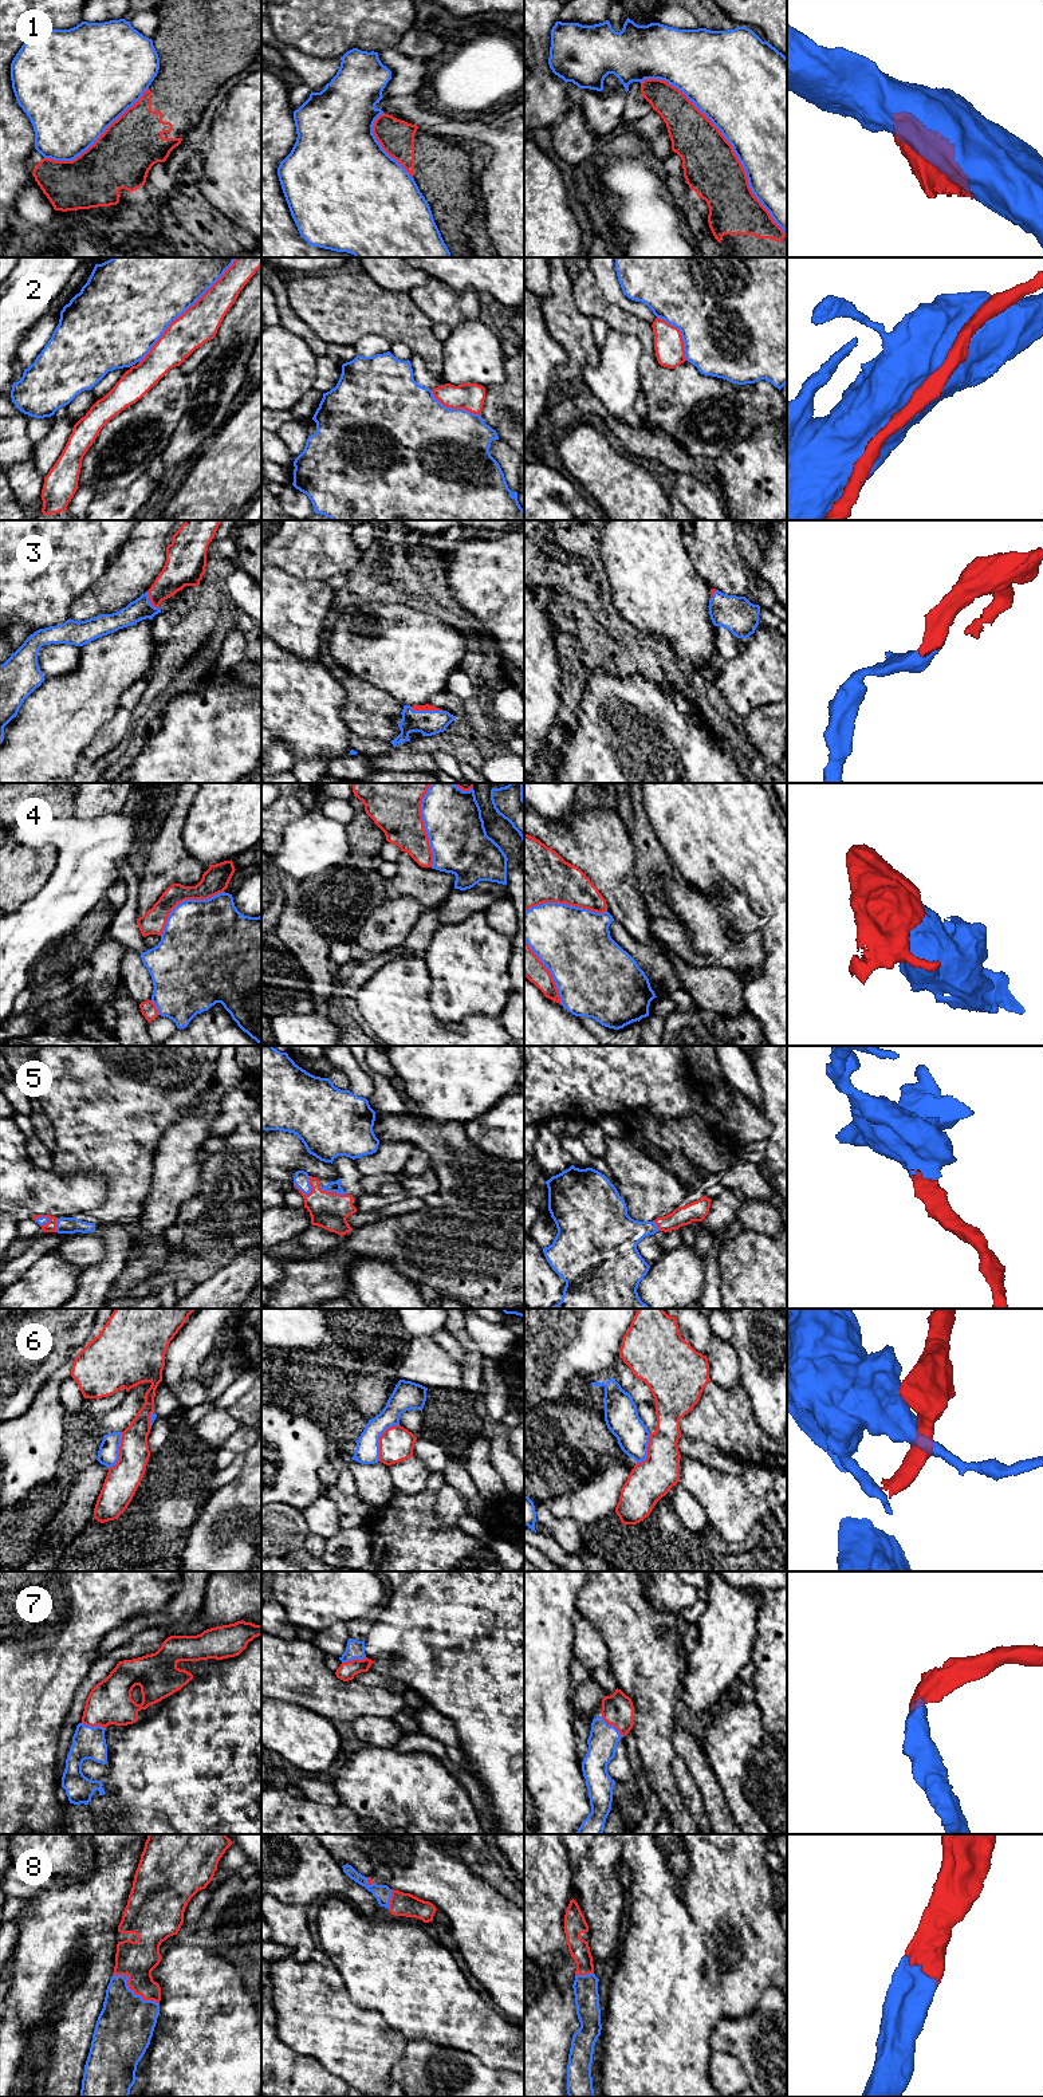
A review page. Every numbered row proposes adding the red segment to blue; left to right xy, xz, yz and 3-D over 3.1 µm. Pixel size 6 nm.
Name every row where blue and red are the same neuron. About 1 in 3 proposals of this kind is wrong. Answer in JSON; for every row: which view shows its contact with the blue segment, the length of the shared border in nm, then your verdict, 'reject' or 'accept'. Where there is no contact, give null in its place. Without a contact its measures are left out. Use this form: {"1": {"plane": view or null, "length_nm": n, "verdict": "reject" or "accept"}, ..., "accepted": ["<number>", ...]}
{"1": {"plane": "yz", "length_nm": 1250, "verdict": "reject"}, "2": {"plane": "xy", "length_nm": 850, "verdict": "accept"}, "3": {"plane": "xz", "length_nm": 190, "verdict": "accept"}, "4": {"plane": "xz", "length_nm": 500, "verdict": "reject"}, "5": {"plane": "xz", "length_nm": 120, "verdict": "accept"}, "6": {"plane": "xz", "length_nm": 260, "verdict": "reject"}, "7": {"plane": "yz", "length_nm": 180, "verdict": "accept"}, "8": {"plane": "xy", "length_nm": 340, "verdict": "accept"}, "accepted": ["2", "3", "5", "7", "8"]}

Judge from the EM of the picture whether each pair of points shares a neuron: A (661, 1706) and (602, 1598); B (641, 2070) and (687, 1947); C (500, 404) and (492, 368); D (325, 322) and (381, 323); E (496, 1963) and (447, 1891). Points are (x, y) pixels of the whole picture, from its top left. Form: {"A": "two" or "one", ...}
{"A": "one", "B": "one", "C": "two", "D": "one", "E": "one"}

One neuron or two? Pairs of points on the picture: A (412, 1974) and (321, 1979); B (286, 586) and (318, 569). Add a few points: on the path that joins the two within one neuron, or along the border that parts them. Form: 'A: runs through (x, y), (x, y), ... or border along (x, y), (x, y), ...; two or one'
A: border along (327, 1958), (342, 1978), (347, 1995), (359, 2005); two
B: border along (275, 566), (299, 578), (325, 582); two

